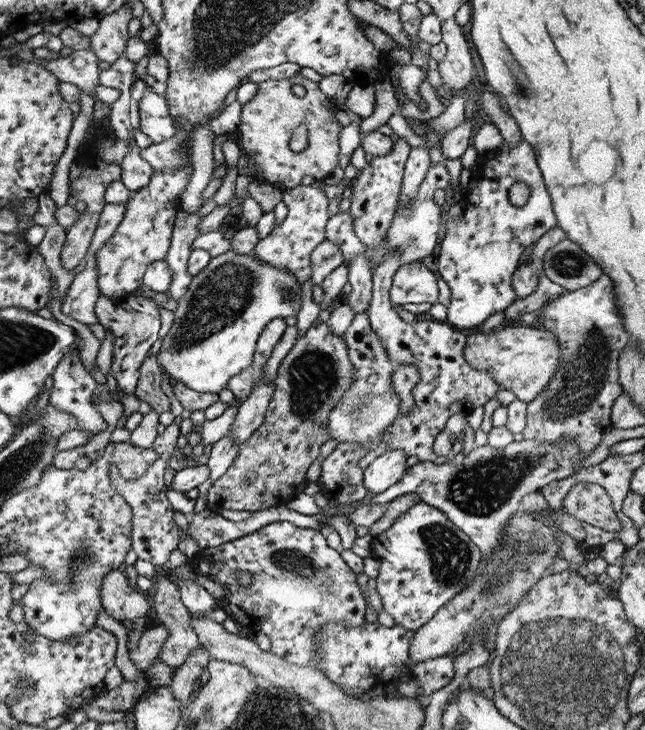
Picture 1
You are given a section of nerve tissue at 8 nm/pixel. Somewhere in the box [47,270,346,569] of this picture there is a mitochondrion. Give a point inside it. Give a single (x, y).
(314, 375)

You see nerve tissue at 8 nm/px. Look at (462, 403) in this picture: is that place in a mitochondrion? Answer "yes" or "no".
no

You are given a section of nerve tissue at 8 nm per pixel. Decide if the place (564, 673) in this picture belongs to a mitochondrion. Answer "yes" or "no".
yes

